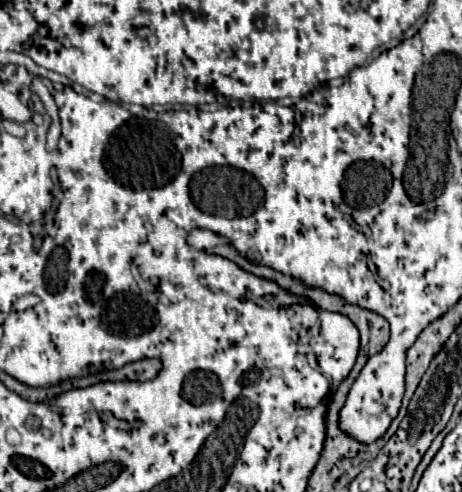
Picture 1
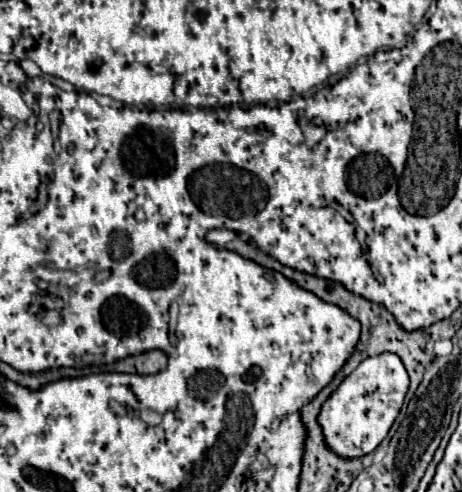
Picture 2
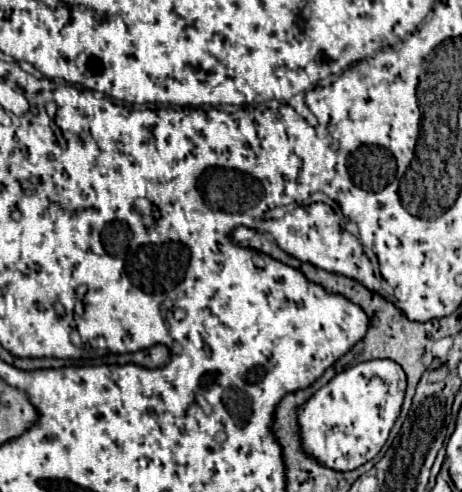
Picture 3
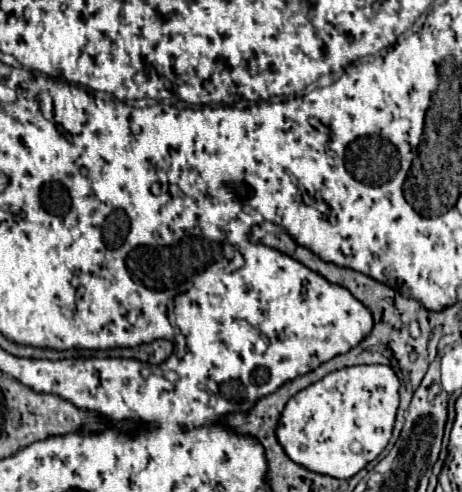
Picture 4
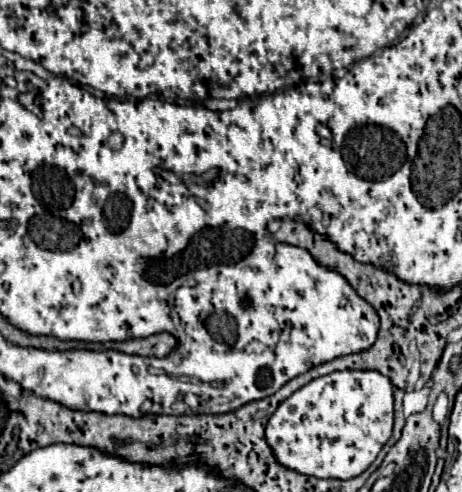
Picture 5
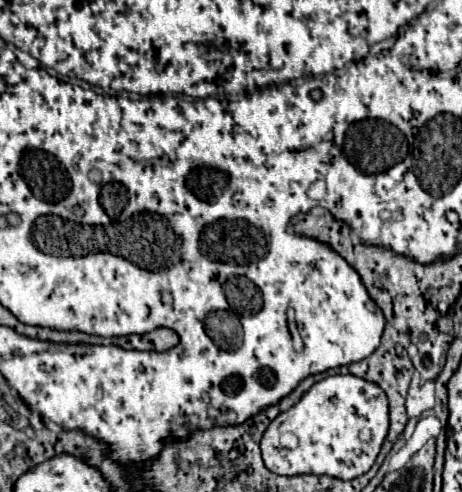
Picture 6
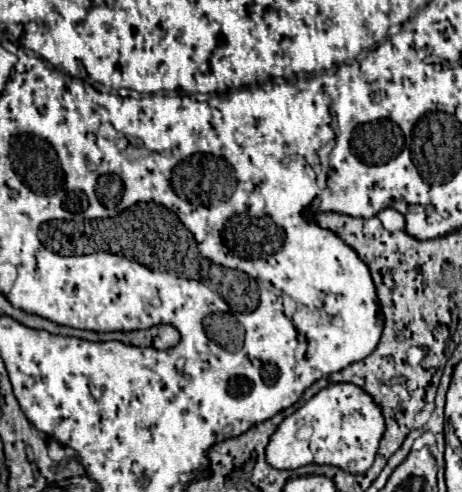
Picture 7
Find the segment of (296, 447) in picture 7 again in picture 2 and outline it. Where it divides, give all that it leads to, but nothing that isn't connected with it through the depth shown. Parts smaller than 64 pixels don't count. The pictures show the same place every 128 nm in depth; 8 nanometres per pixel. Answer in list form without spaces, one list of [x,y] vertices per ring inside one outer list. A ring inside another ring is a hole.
[[[384,352],[376,358],[366,358],[322,406],[318,422],[328,438],[328,446],[344,458],[360,458],[372,452],[394,424],[406,392],[408,374],[396,354]]]

